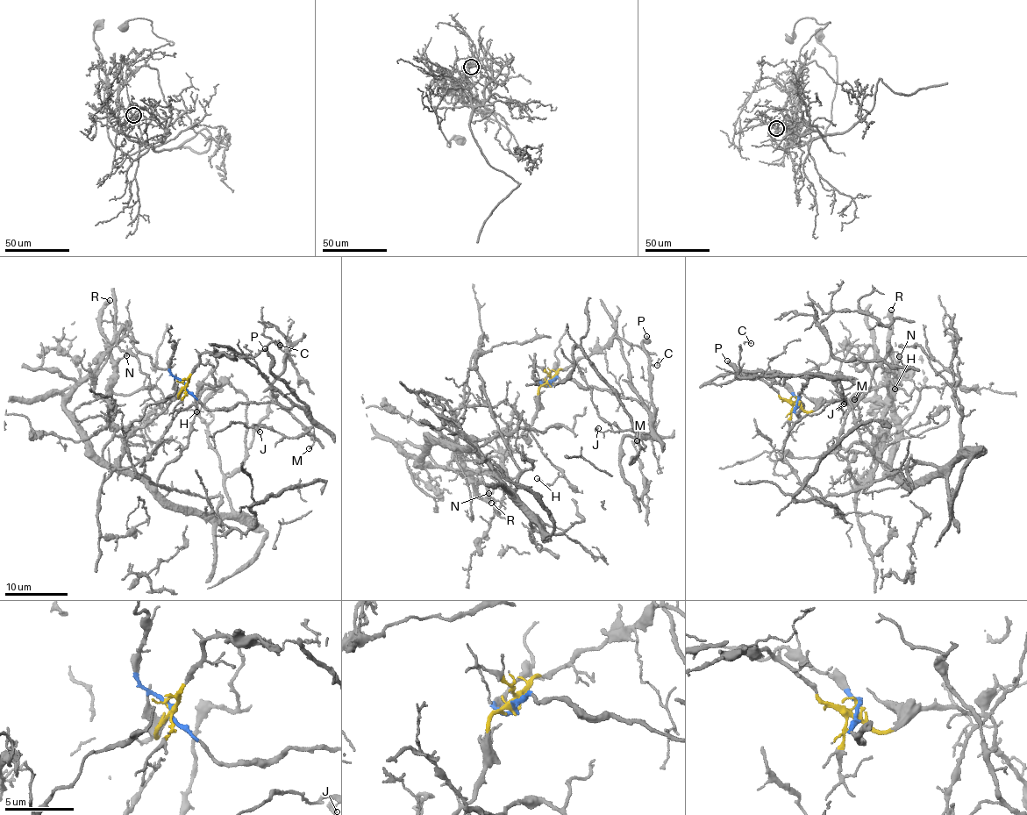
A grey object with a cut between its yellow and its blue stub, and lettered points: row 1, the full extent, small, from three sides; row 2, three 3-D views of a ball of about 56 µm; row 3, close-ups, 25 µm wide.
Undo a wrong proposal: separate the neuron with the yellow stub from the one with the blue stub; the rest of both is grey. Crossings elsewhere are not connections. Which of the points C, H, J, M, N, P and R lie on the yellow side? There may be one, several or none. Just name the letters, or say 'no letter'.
C, H, N, R

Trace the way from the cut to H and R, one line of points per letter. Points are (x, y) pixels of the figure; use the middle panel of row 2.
H: (549, 383), (516, 437), (467, 436), (454, 411), (509, 405), (562, 473), (549, 484), (537, 478)
R: (549, 383), (538, 389), (535, 418), (522, 434), (479, 439), (471, 451), (459, 449), (474, 489), (491, 503)

